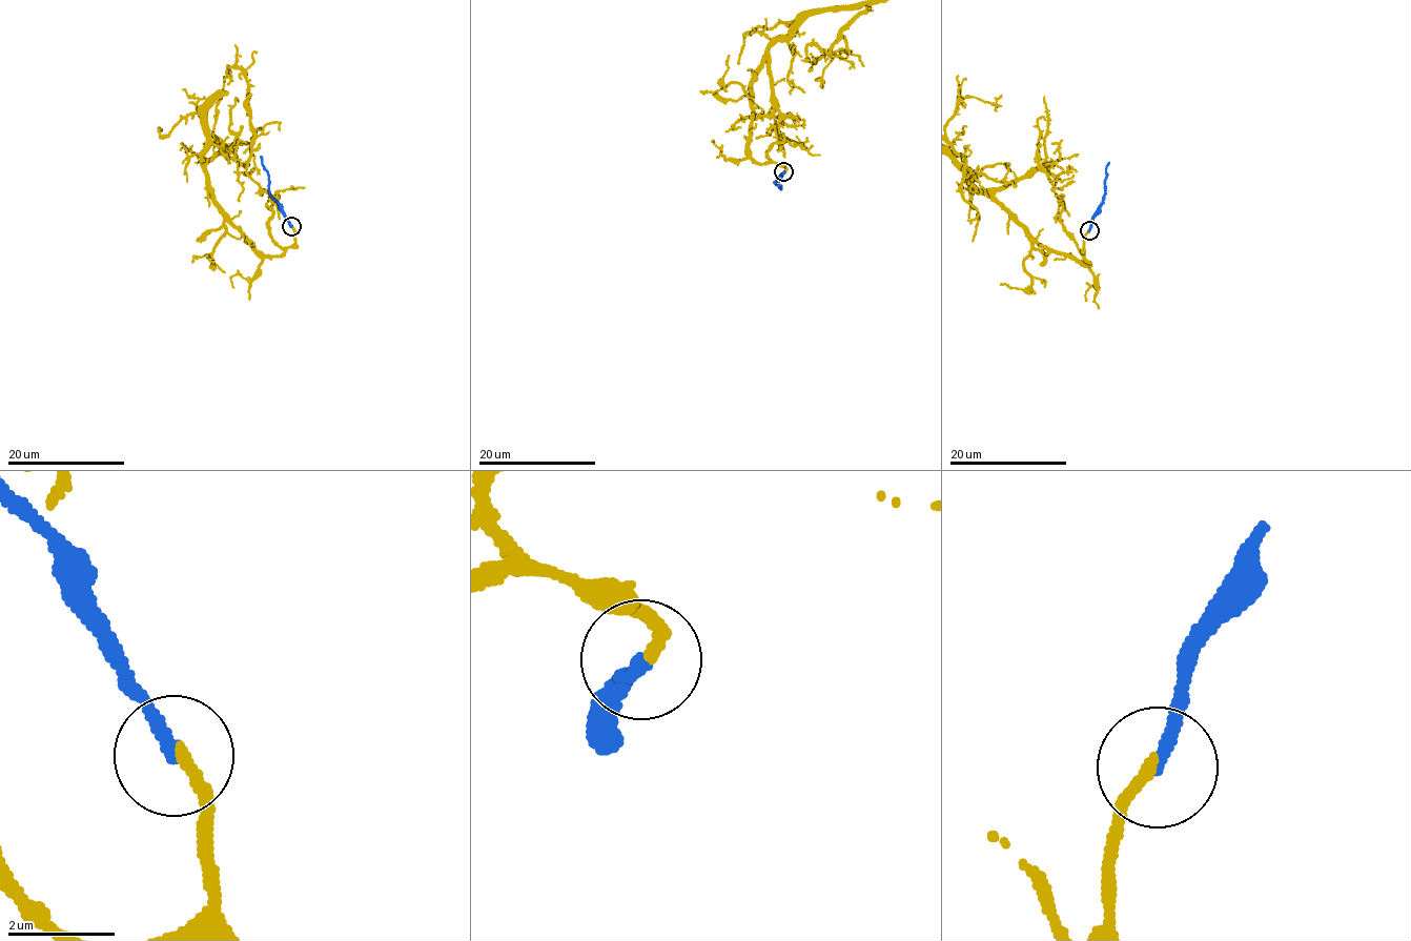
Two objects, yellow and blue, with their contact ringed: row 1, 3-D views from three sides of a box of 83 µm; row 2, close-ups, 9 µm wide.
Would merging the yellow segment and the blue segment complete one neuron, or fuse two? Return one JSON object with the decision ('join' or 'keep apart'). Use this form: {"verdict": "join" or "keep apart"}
{"verdict": "join"}

